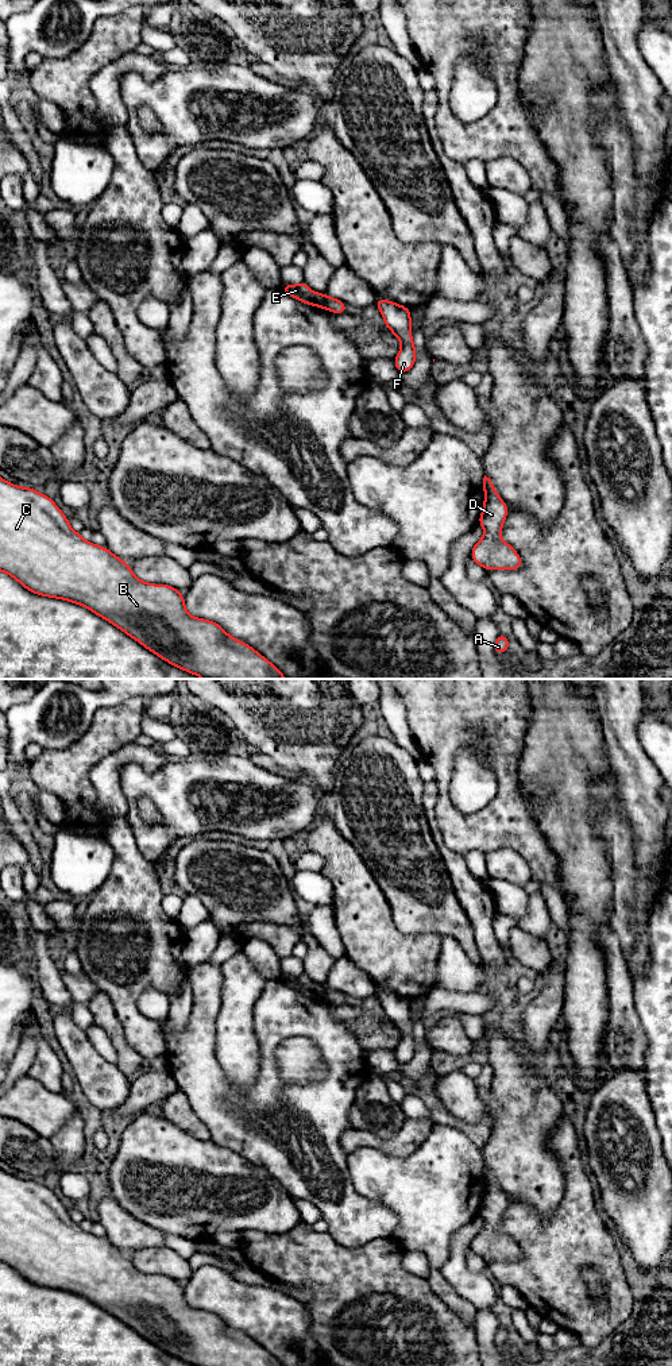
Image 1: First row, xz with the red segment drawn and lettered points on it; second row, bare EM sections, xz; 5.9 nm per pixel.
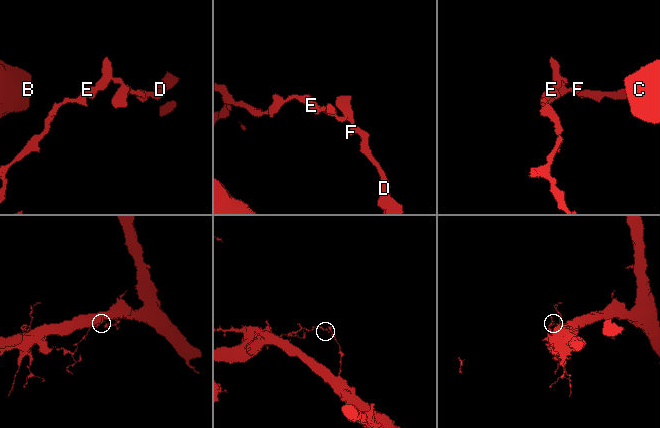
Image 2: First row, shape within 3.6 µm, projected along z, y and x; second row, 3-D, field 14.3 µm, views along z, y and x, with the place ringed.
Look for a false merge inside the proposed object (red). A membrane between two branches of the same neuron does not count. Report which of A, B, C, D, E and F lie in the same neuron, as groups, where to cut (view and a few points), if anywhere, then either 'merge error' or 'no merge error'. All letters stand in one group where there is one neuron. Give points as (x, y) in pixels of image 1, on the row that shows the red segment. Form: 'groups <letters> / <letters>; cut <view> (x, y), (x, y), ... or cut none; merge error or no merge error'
groups A B C D F / E; cut xz (321, 294), (323, 307); merge error

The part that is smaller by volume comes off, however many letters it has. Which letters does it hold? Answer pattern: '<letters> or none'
E

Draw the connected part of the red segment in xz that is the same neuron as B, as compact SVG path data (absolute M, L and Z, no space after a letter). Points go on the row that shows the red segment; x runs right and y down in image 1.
M0 478L0 571L11 575L34 594L81 605L117 626L144 648L202 679L287 679L277 665L246 643L232 638L219 624L192 617L185 609L184 594L167 584L139 580L130 566L111 553L84 540L69 525L69 518L51 498L30 487L19 487Z

